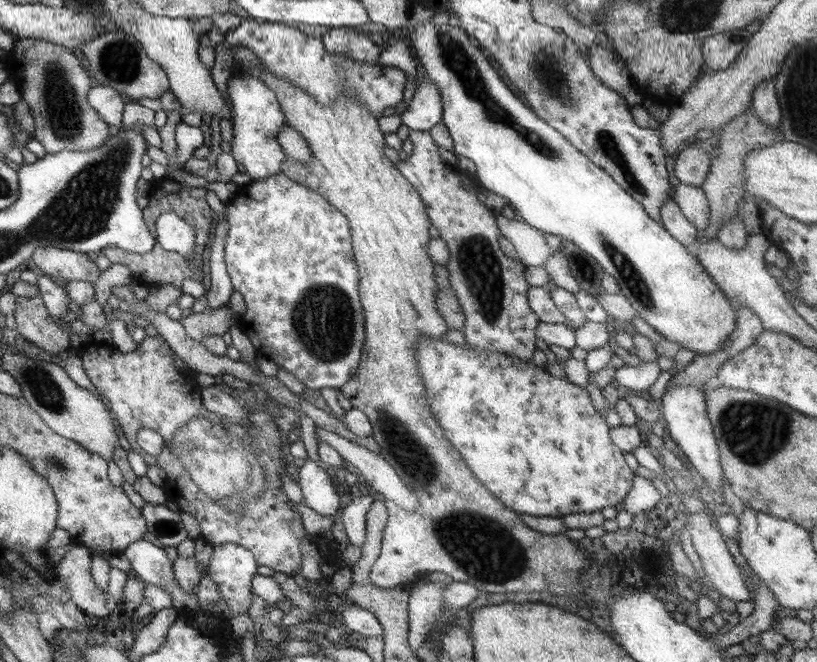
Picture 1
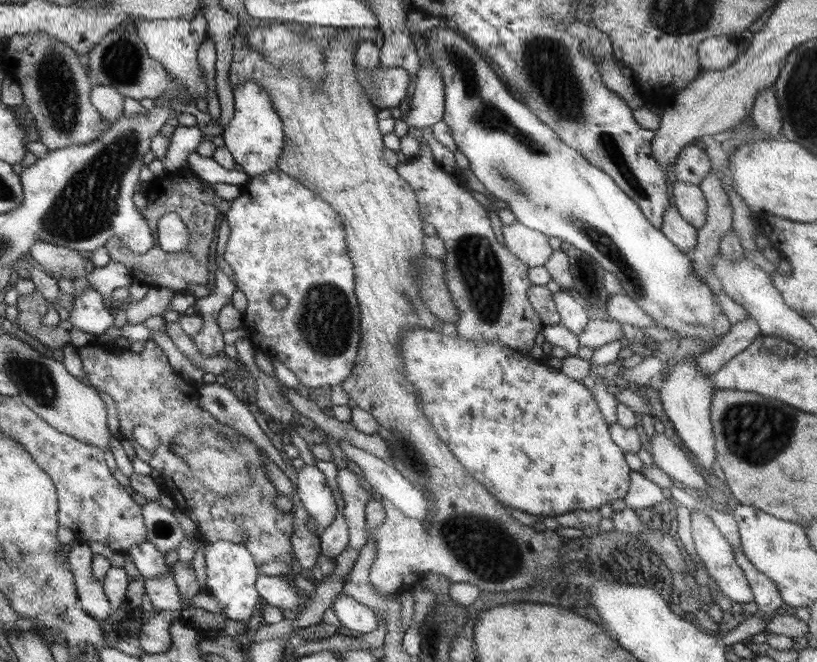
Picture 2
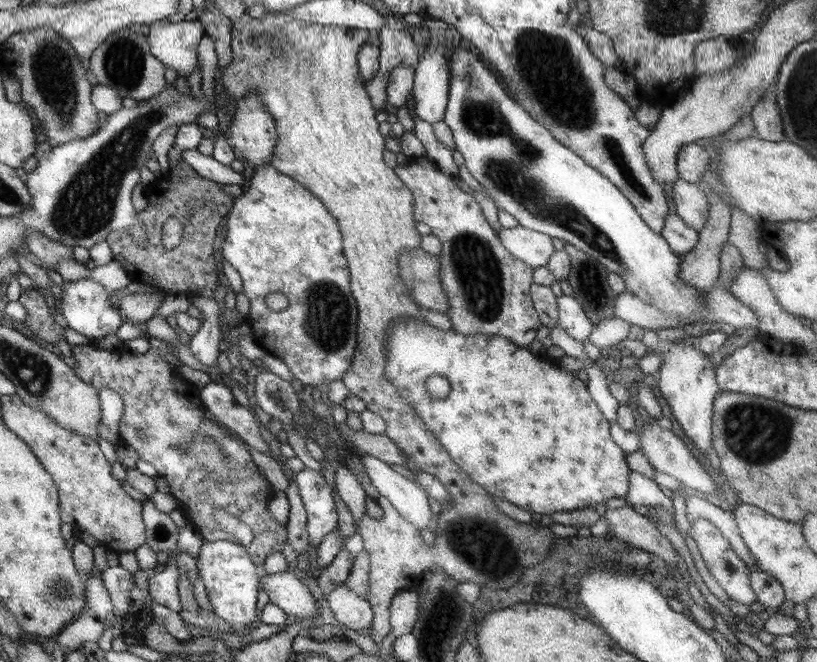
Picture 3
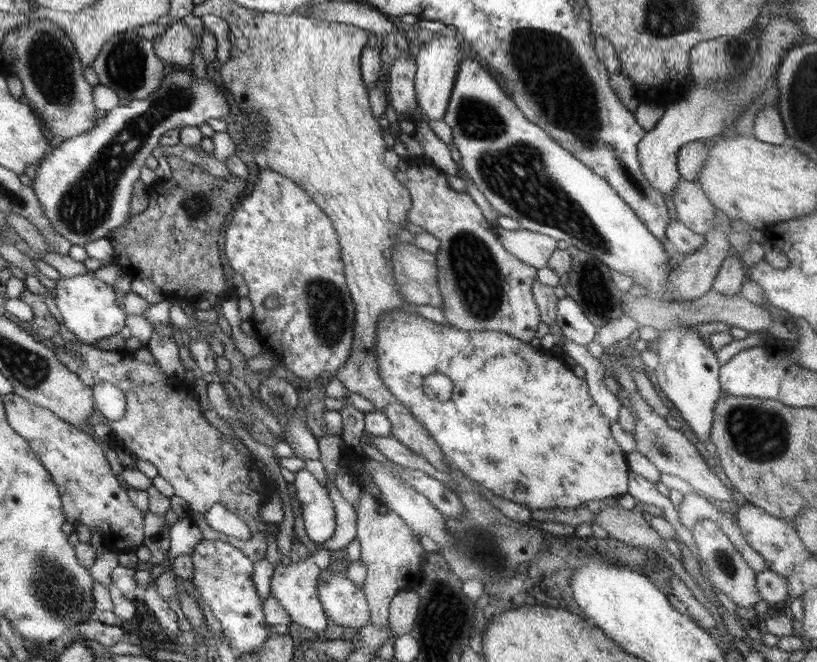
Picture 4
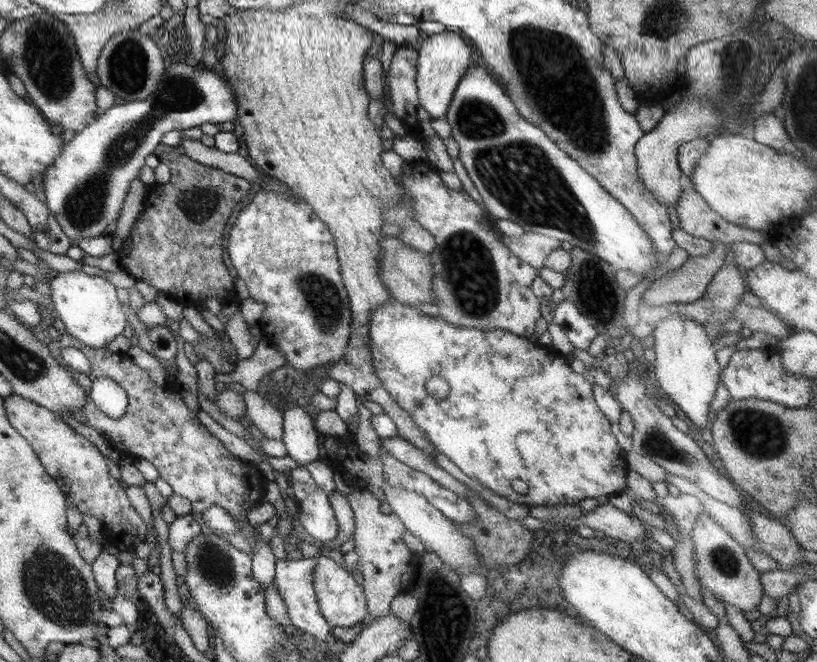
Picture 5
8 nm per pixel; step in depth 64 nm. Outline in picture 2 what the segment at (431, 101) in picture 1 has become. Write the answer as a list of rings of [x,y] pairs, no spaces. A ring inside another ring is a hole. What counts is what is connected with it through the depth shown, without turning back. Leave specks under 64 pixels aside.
[[[426,60],[420,65],[409,96],[411,110],[403,119],[409,127],[418,129],[442,120],[444,86],[433,61]]]

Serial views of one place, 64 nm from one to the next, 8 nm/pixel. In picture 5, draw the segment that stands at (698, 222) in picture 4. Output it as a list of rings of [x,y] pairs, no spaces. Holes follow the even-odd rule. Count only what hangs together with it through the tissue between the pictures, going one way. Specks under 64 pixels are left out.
[[[684,181],[675,204],[679,229],[693,238],[717,240],[726,246],[730,243],[749,242],[761,246],[767,242],[765,232],[738,228],[713,212],[708,204],[693,190],[693,184]]]

